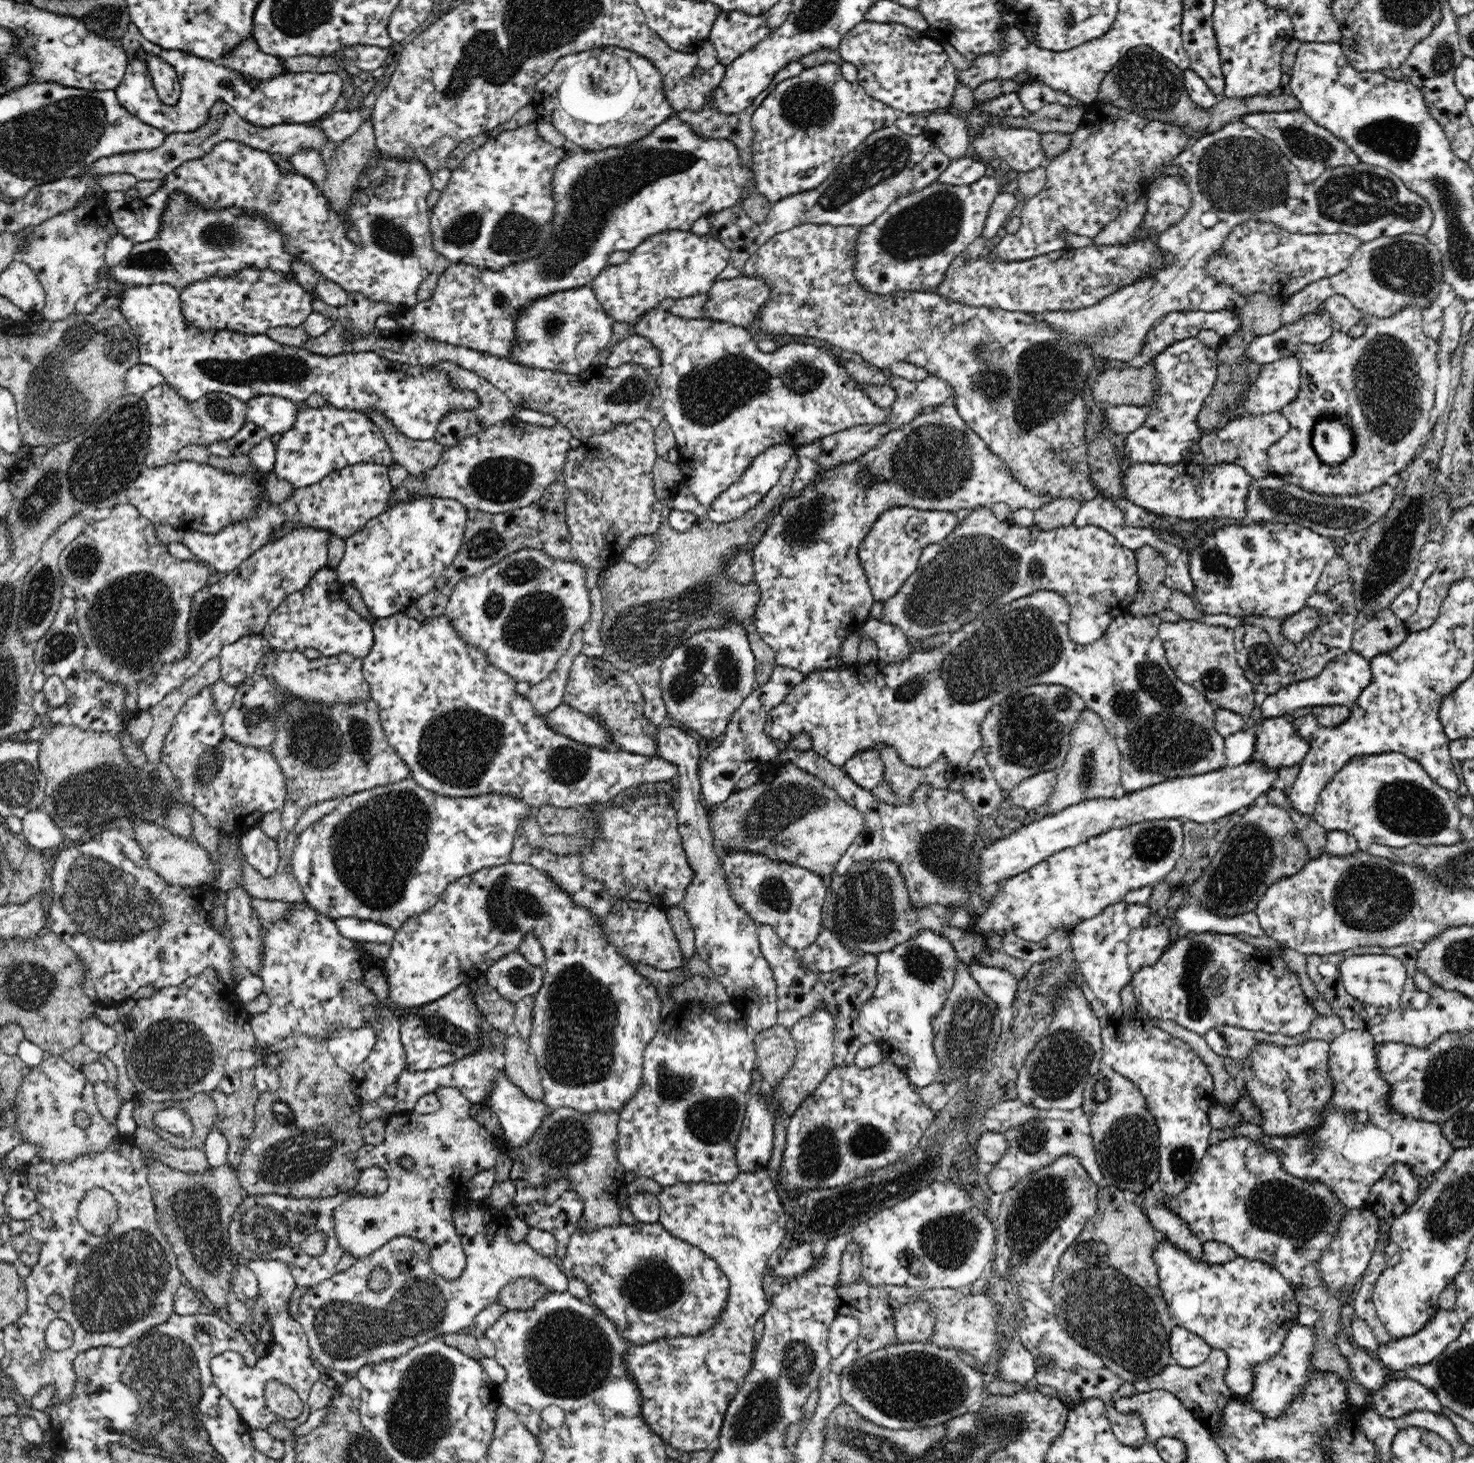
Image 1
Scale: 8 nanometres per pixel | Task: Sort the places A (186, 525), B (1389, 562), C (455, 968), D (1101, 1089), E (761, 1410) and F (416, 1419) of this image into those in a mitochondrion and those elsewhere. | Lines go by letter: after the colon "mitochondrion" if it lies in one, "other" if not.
A: other
B: mitochondrion
C: other
D: mitochondrion
E: mitochondrion
F: mitochondrion

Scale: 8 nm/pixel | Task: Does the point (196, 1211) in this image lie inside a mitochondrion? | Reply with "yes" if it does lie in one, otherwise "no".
yes

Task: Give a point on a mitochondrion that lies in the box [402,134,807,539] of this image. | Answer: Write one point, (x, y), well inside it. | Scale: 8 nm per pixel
(603, 186)

